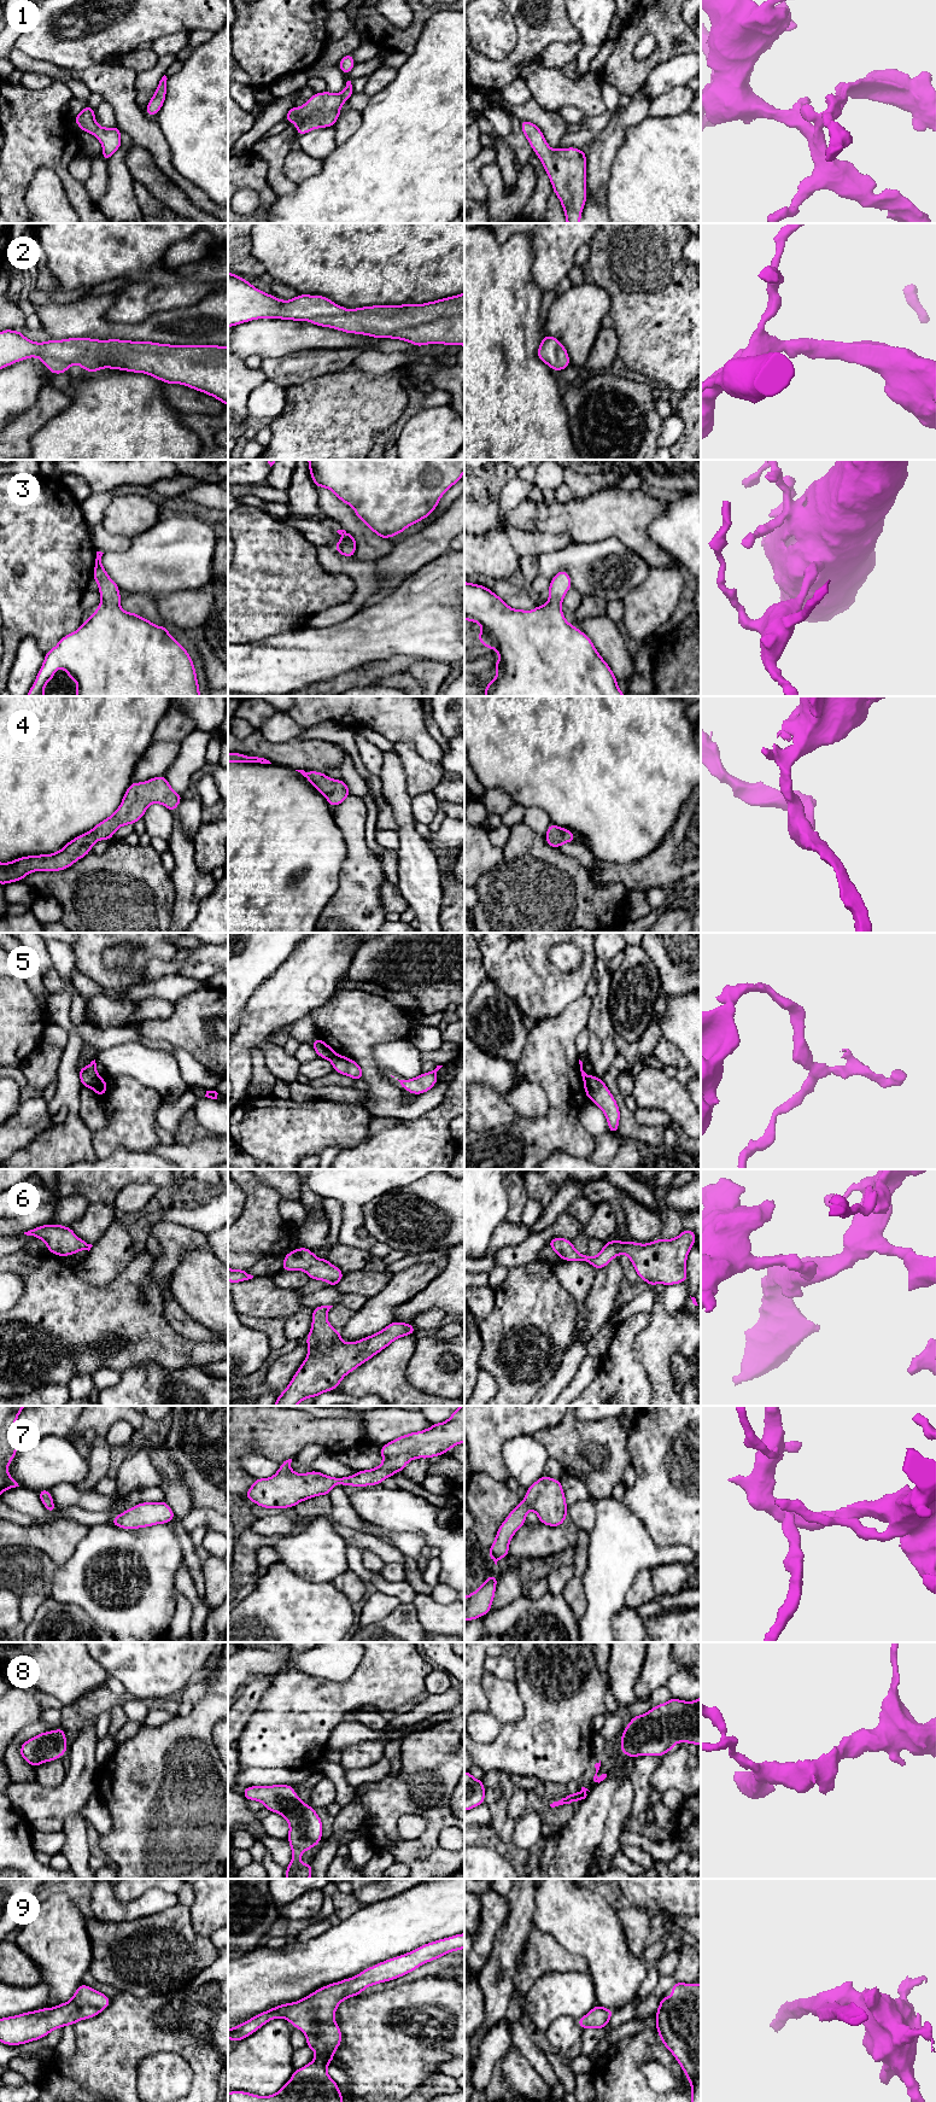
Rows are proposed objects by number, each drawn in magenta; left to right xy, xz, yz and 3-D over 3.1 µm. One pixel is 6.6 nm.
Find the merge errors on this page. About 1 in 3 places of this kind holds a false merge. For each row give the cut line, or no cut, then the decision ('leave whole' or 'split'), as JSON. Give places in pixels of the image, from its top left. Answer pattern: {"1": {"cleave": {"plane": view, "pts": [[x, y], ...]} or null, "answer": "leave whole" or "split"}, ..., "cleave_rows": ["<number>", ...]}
{"1": {"cleave": null, "answer": "leave whole"}, "2": {"cleave": null, "answer": "leave whole"}, "3": {"cleave": null, "answer": "leave whole"}, "4": {"cleave": null, "answer": "leave whole"}, "5": {"cleave": {"plane": "xy", "pts": [[100, 1078], [91, 1087]]}, "answer": "split"}, "6": {"cleave": null, "answer": "leave whole"}, "7": {"cleave": null, "answer": "leave whole"}, "8": {"cleave": null, "answer": "leave whole"}, "9": {"cleave": null, "answer": "leave whole"}, "cleave_rows": ["5"]}

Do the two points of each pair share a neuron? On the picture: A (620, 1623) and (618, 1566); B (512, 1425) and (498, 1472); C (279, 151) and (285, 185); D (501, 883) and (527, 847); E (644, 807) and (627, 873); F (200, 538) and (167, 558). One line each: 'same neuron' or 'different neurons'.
A: different neurons
B: same neuron
C: same neuron
D: same neuron
E: different neurons
F: same neuron

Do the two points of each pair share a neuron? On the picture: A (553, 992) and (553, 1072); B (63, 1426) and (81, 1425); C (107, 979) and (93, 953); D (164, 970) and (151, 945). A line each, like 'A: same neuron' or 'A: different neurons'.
A: different neurons
B: different neurons
C: same neuron
D: different neurons

